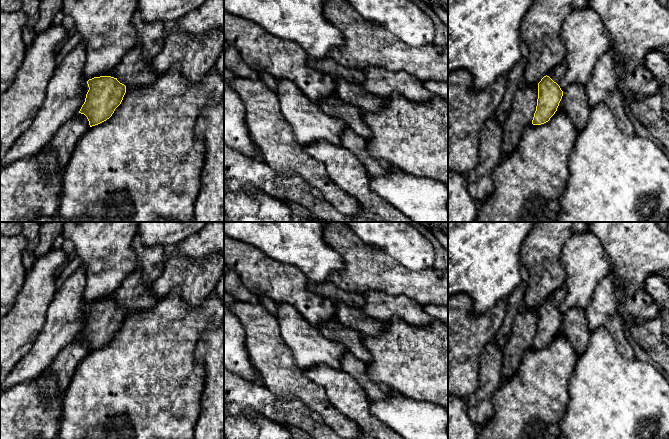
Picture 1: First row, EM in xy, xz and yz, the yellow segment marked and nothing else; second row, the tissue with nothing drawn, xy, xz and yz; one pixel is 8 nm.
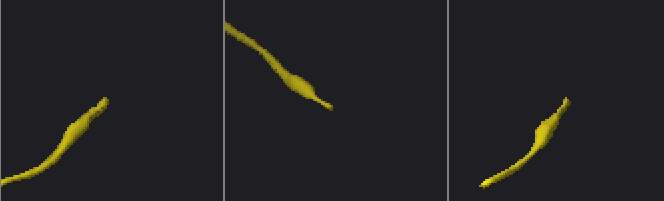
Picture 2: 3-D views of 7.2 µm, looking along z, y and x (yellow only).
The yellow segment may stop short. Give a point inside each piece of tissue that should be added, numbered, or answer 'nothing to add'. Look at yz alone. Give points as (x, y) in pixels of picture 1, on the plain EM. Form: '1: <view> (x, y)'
1: yz (556, 298)

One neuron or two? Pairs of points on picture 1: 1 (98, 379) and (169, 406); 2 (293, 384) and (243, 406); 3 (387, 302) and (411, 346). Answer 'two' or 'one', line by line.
1: one
2: two
3: two

